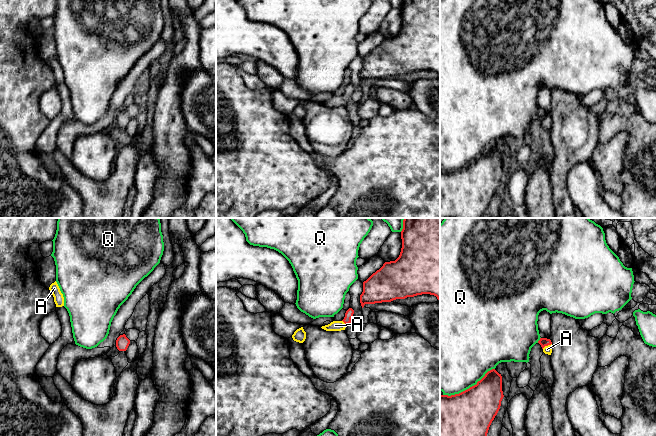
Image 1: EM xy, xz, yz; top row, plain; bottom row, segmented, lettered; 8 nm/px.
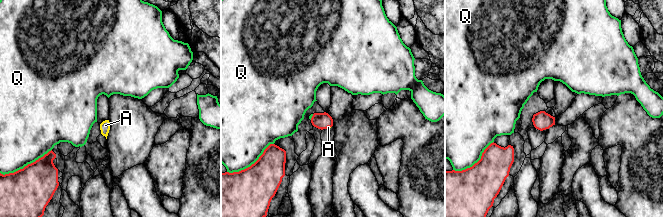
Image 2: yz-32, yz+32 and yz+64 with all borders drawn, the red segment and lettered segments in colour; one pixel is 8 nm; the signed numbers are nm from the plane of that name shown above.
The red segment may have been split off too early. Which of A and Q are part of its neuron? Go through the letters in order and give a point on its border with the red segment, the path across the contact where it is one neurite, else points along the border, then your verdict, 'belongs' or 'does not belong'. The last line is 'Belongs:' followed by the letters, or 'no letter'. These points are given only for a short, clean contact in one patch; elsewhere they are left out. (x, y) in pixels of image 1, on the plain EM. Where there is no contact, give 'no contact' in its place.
A: contact yz (546, 121); way yz (543, 118), (546, 121), (547, 125); belongs
Q: contact yz (469, 164); does not belong
Belongs: A

